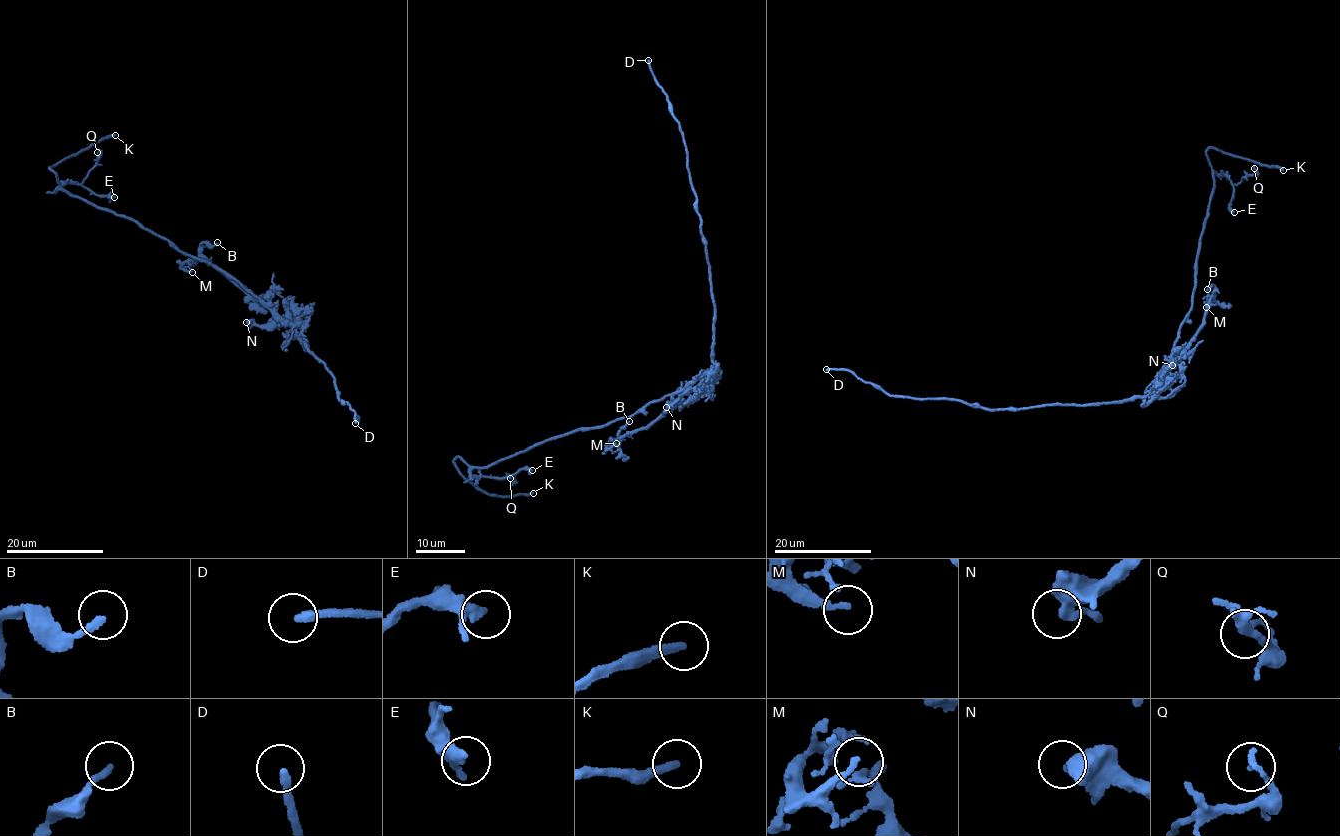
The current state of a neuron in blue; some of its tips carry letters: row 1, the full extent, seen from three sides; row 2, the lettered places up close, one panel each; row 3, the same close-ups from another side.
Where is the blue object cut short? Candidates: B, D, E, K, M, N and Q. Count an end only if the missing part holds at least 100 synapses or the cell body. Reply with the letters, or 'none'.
K

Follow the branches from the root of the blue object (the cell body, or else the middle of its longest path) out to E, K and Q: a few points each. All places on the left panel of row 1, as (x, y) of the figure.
E: (270, 310), (216, 267), (180, 252), (134, 221), (58, 189), (75, 182), (98, 195), (114, 197)
K: (270, 310), (216, 267), (180, 252), (134, 221), (88, 204), (60, 186), (49, 166), (115, 135)
Q: (270, 310), (216, 267), (180, 252), (134, 221), (58, 189), (64, 183), (83, 182), (96, 164), (97, 152)

